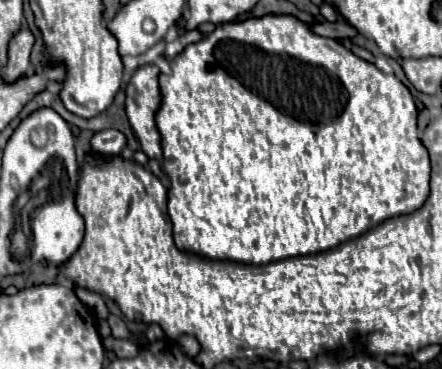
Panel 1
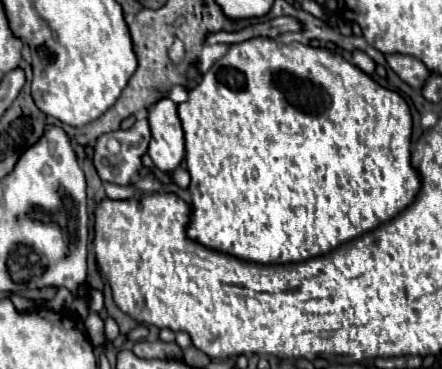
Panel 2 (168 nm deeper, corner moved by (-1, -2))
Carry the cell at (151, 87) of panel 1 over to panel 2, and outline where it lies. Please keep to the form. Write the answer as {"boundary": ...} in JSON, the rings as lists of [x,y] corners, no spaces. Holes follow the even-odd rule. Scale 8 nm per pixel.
{"boundary":[[[159,98],[147,110],[147,120],[151,128],[149,156],[161,172],[173,172],[183,156],[183,130],[177,116],[177,106],[171,98]]]}

